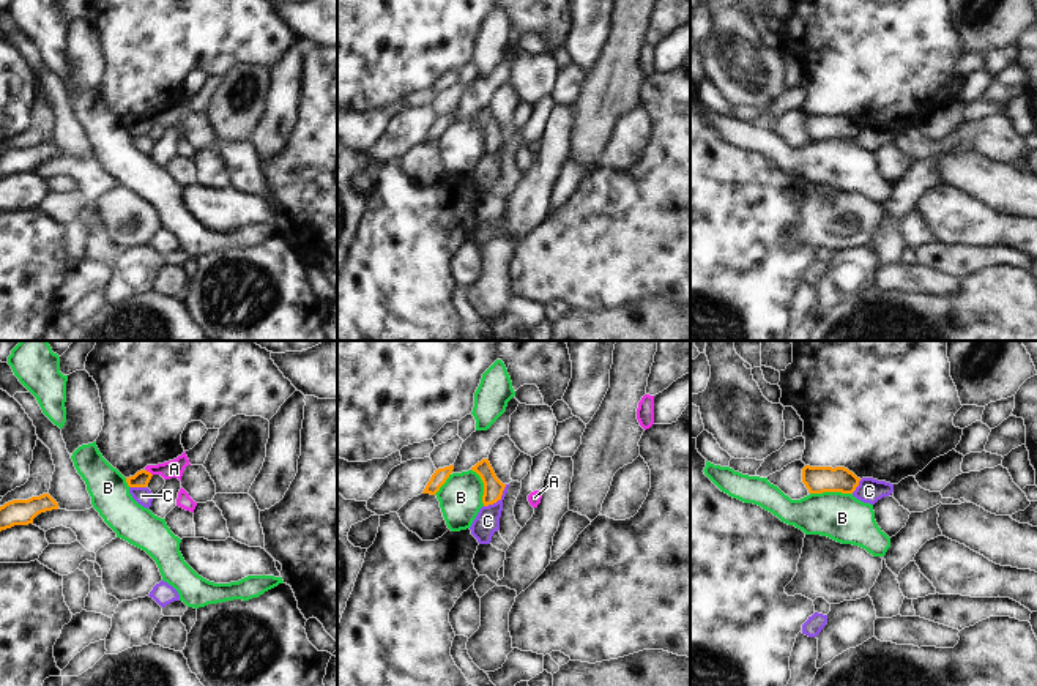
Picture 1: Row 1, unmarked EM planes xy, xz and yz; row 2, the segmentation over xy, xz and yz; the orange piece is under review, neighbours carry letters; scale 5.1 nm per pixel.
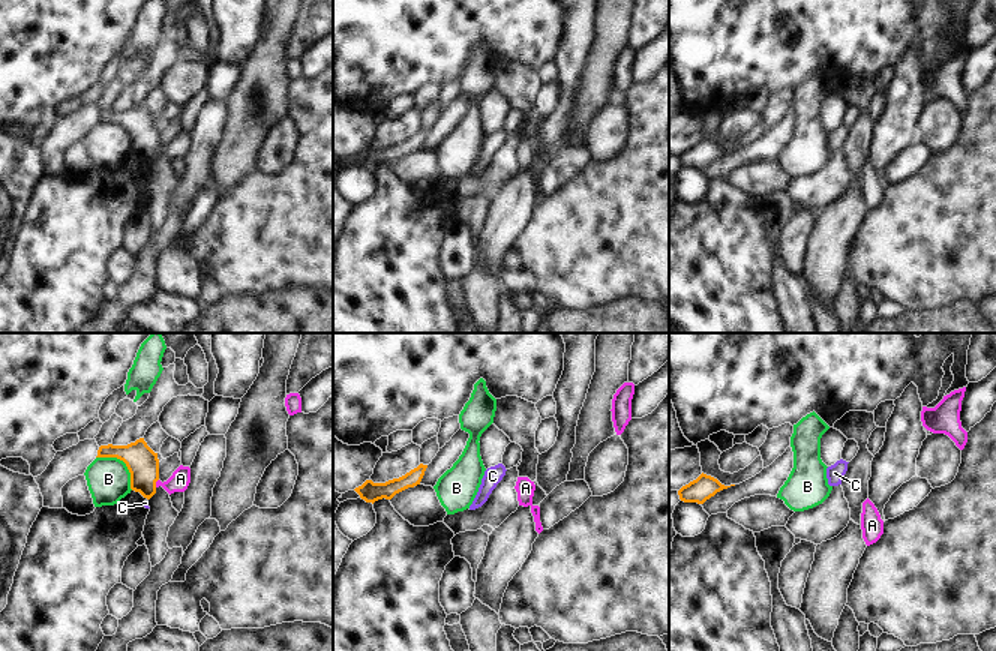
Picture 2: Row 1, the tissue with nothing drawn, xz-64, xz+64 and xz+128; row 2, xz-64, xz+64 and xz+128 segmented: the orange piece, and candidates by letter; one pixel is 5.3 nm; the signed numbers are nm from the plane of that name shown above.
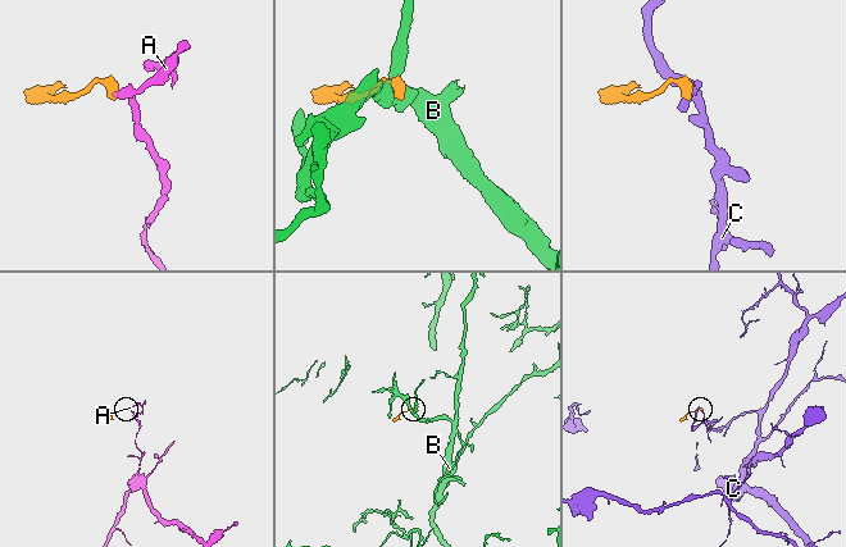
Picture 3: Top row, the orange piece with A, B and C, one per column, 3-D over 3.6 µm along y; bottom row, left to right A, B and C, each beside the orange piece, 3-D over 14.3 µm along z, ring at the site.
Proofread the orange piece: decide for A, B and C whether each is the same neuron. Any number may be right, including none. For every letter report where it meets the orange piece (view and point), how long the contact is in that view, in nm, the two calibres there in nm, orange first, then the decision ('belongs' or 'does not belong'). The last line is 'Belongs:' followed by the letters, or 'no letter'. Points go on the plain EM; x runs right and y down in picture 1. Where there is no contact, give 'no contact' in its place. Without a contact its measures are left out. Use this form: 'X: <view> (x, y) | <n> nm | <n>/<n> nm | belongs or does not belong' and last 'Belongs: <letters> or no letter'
A: xy (148, 119) | 50 nm | 80/100 nm | belongs
B: yz (831, 137) | 220 nm | 140/240 nm | does not belong
C: xz (498, 145) | 170 nm | 100/130 nm | does not belong
Belongs: A

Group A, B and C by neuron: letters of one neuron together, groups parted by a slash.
A / B / C

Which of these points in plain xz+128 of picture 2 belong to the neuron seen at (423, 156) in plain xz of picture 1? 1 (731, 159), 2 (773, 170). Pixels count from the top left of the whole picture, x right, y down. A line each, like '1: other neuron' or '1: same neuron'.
1: other neuron
2: same neuron

